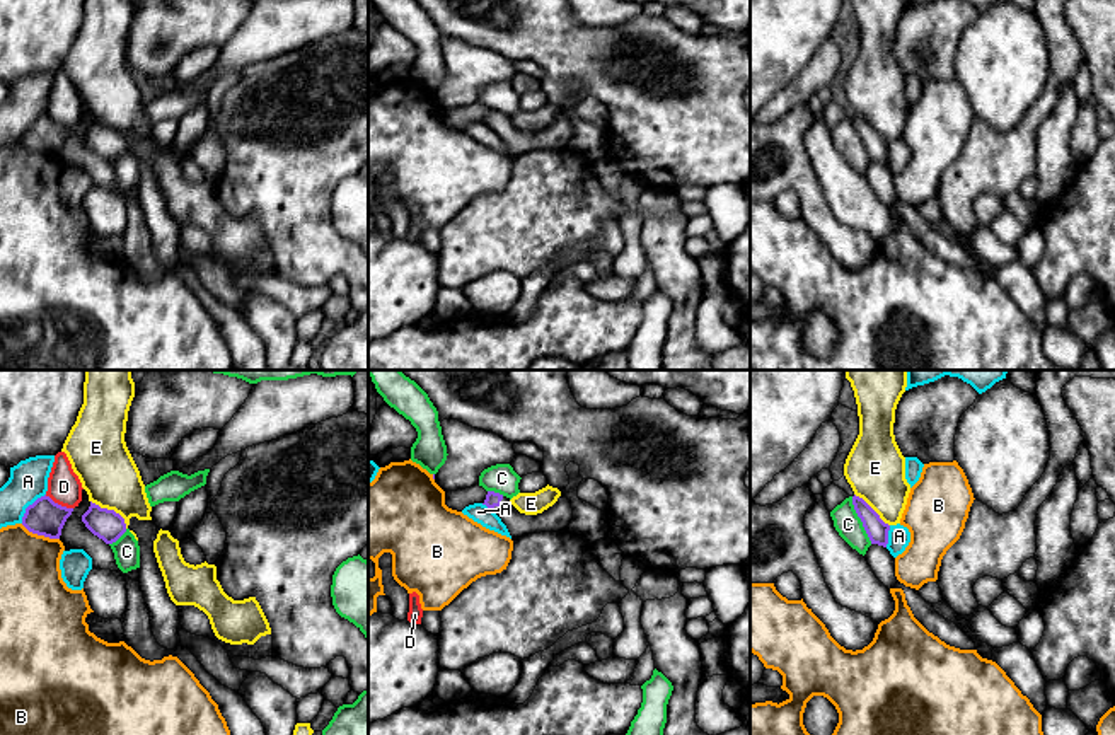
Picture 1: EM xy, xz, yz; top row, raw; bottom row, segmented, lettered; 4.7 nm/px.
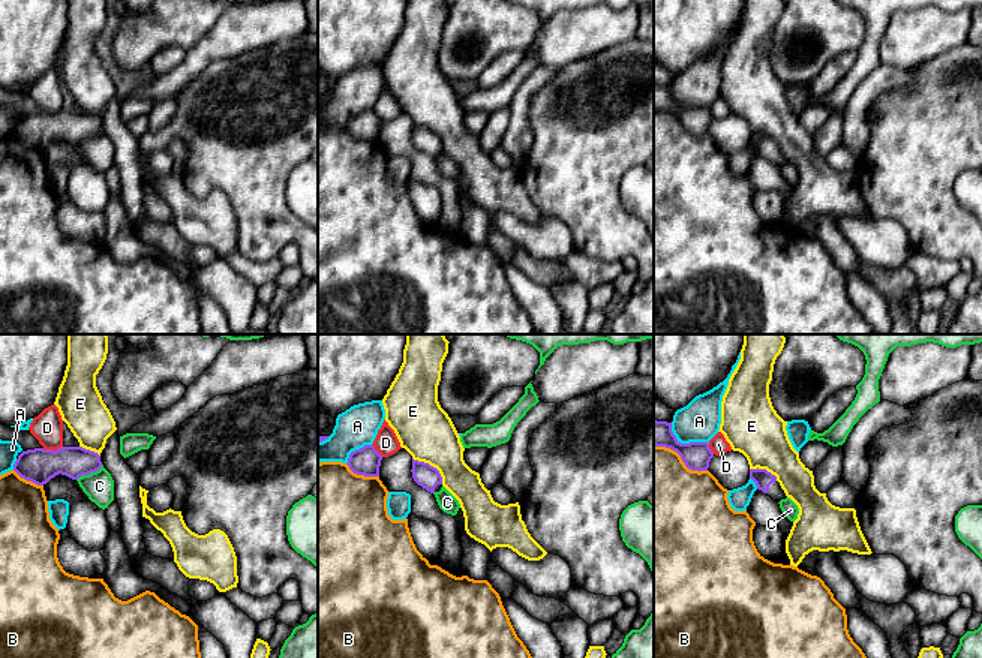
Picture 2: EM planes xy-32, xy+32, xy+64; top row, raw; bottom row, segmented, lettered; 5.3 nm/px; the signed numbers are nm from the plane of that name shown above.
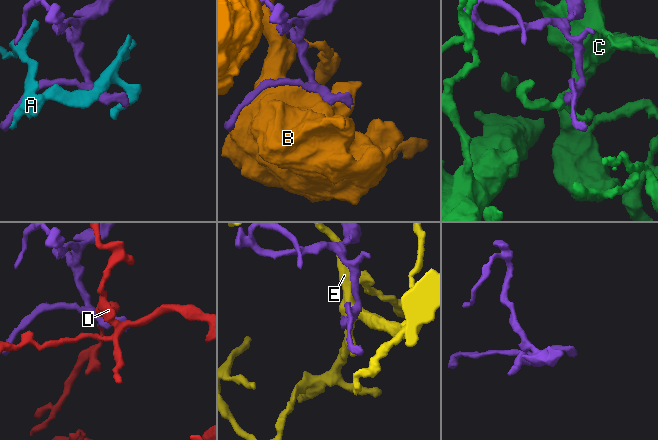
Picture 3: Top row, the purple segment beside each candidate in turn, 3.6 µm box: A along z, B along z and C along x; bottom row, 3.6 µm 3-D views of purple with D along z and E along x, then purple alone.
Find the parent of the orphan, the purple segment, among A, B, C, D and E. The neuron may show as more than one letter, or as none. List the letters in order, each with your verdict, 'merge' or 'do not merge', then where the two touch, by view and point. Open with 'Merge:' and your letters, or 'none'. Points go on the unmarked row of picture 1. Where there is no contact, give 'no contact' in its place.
Merge: none
A: do not merge; meets purple in xy at (28, 125)
B: do not merge; meets purple in xy at (40, 152)
C: do not merge; meets purple in yz at (861, 138)
D: do not merge; meets purple in xy at (57, 121)
E: do not merge; meets purple in xy at (111, 128)

